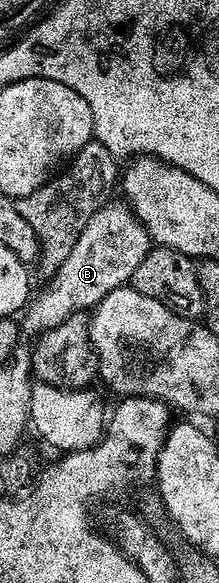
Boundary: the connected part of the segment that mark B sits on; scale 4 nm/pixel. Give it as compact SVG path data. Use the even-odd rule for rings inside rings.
M103 204L96 215L88 219L88 227L84 227L80 239L76 239L76 247L72 247L68 259L64 259L57 273L49 278L47 285L50 286L39 293L37 290L29 298L20 317L23 334L41 334L56 328L73 313L93 310L109 293L123 288L129 282L132 271L140 267L140 259L144 259L152 247L150 233L125 204L110 204Z

